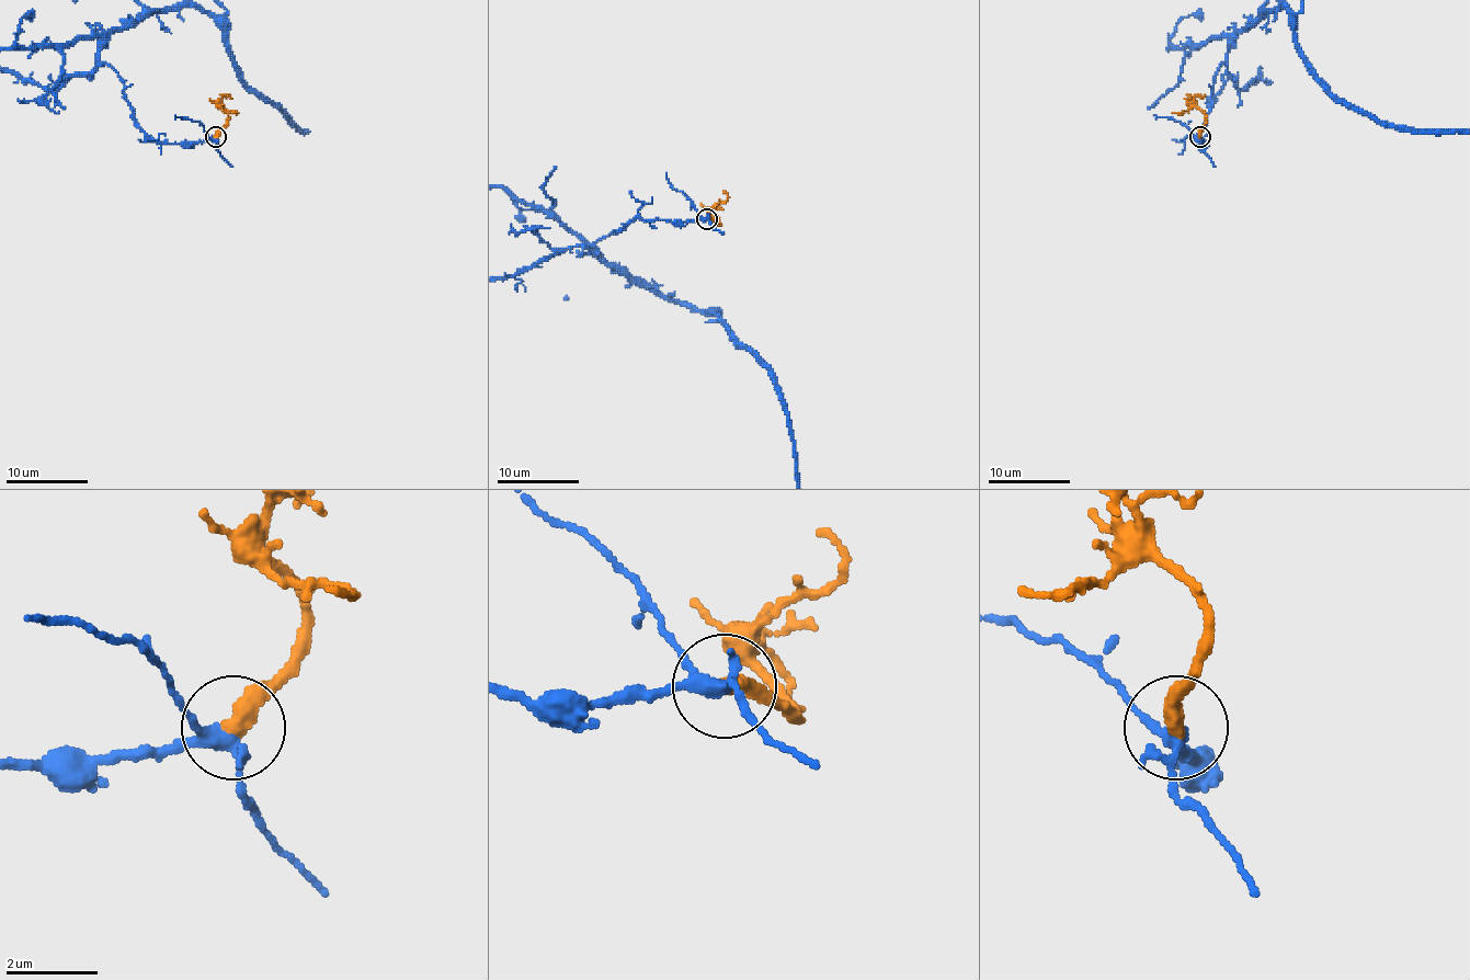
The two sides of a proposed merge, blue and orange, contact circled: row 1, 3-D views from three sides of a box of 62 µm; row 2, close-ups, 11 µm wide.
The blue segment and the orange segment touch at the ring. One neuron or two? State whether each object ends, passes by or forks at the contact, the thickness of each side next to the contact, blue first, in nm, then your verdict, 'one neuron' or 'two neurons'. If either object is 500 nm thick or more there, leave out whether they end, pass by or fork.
blue forks | orange ends | 240/440 nm | one neuron

